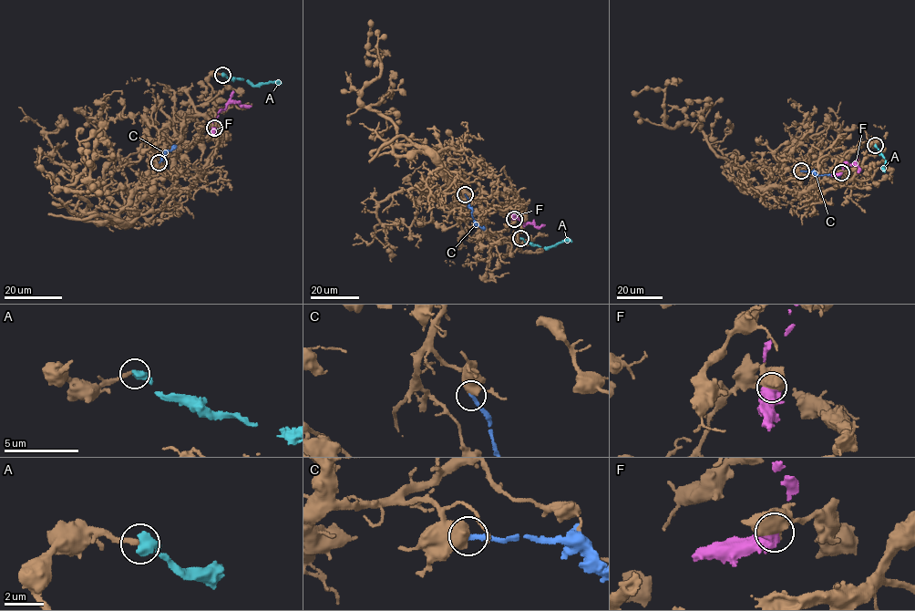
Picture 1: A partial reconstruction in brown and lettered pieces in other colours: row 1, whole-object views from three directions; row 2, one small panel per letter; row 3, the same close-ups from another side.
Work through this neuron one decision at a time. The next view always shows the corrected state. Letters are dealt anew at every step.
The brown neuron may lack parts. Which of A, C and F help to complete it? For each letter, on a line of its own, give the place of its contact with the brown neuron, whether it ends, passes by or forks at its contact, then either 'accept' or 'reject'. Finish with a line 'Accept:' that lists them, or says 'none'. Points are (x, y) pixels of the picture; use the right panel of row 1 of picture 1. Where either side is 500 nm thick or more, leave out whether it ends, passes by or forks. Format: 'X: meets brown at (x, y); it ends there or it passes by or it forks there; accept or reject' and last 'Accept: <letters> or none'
A: meets brown at (875, 145); reject
C: meets brown at (801, 170); reject
F: meets brown at (841, 172); reject
Accept: none

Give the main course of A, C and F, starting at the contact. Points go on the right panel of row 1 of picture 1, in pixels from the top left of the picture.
A: (875, 145), (885, 160), (884, 172)
C: (801, 170), (836, 177), (839, 175)
F: (841, 172), (843, 162), (854, 162), (858, 171)

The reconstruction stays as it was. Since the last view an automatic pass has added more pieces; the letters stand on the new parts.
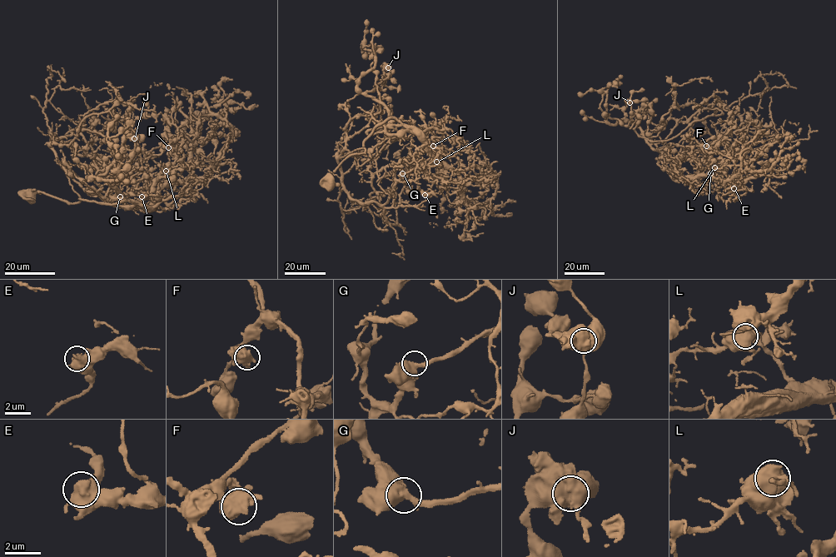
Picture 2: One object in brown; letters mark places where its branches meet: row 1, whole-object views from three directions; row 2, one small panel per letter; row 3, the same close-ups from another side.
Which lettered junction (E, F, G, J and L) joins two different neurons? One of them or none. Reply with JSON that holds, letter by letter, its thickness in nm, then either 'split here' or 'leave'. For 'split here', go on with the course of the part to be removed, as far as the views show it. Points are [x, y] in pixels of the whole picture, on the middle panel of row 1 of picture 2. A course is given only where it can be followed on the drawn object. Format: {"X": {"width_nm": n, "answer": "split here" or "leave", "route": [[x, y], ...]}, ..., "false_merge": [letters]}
{"E": {"width_nm": 600, "answer": "leave"}, "F": {"width_nm": 750, "answer": "leave"}, "G": {"width_nm": 550, "answer": "leave"}, "J": {"width_nm": 1000, "answer": "split here", "route": [[388, 67], [375, 84], [384, 147], [362, 171], [339, 152], [344, 190], [382, 205], [420, 166], [490, 181]]}, "L": {"width_nm": 950, "answer": "leave"}, "false_merge": ["J"]}

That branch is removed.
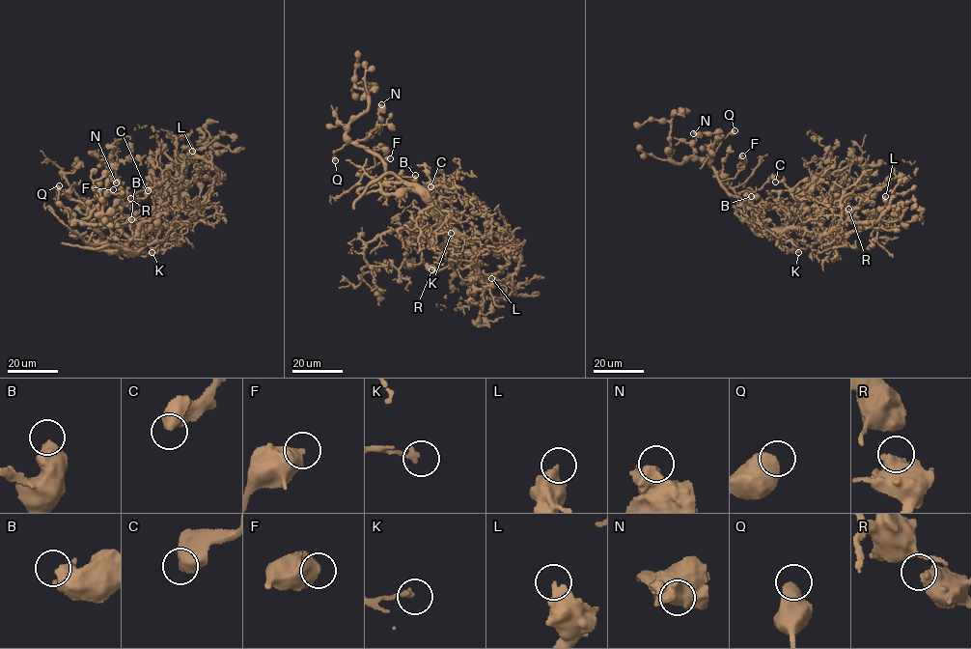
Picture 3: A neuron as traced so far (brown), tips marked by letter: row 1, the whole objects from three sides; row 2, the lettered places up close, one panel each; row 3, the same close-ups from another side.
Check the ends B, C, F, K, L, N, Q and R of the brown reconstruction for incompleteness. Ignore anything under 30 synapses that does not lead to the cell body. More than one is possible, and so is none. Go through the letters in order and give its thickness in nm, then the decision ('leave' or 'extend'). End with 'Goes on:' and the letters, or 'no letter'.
B: 550 nm thick; leave
C: 600 nm thick; leave
F: 750 nm thick; leave
K: 200 nm thick; leave
L: 550 nm thick; leave
N: 700 nm thick; leave
Q: 700 nm thick; leave
R: 440 nm thick; leave
Goes on: no letter

